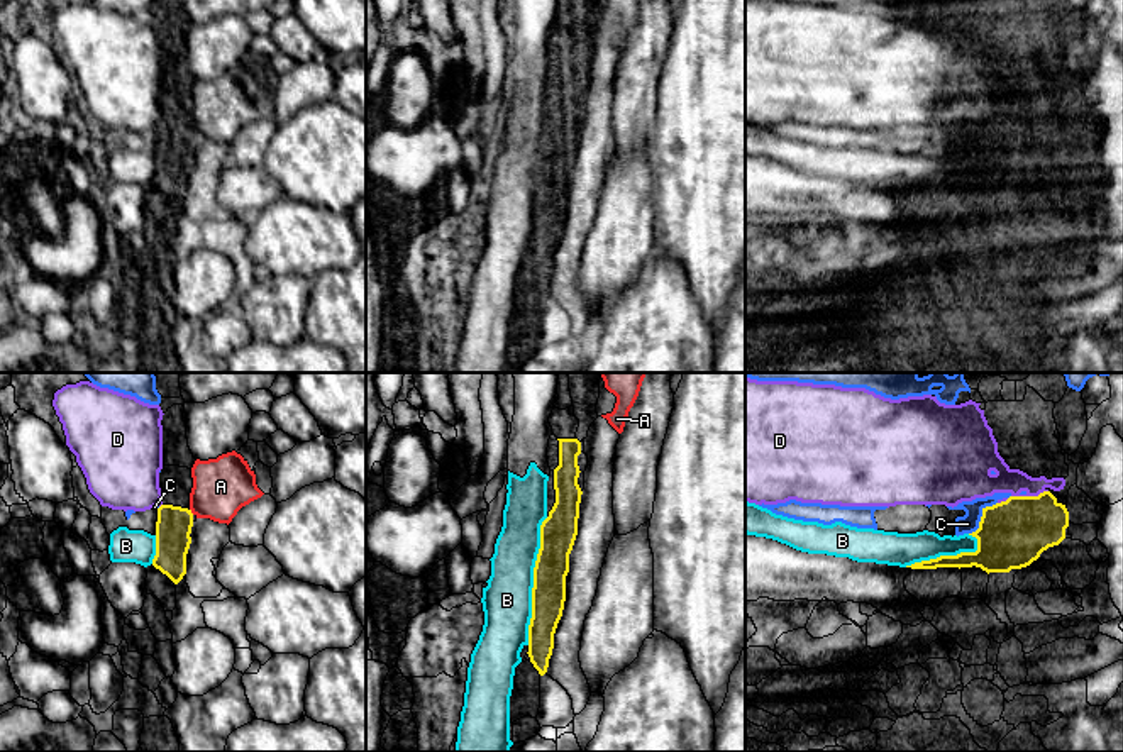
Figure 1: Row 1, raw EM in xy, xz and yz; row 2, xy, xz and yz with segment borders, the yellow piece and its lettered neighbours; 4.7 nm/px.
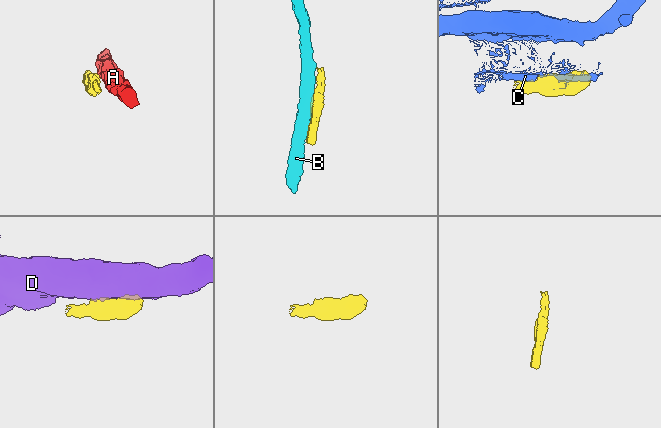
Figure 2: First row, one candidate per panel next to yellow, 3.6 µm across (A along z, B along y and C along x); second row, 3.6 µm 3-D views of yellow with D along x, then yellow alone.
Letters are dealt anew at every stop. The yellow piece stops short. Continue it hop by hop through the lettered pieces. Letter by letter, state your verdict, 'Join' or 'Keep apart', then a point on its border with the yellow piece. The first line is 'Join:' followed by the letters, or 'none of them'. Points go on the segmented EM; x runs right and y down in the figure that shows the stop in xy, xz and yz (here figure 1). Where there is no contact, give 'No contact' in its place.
Join: none of them
A: Keep apart. Touches yellow at xy (190, 512)
B: Keep apart. Touches yellow at xz (534, 581)
C: Keep apart. Touches yellow at yz (981, 517)
D: Keep apart. Touches yellow at yz (1028, 497)

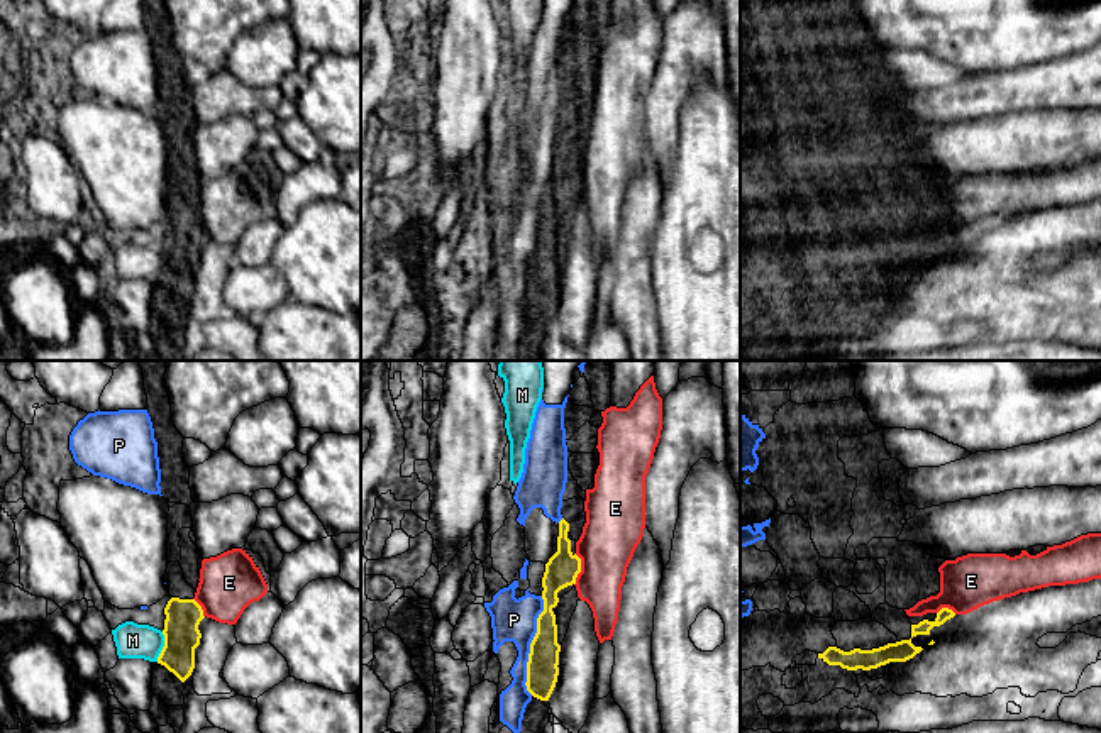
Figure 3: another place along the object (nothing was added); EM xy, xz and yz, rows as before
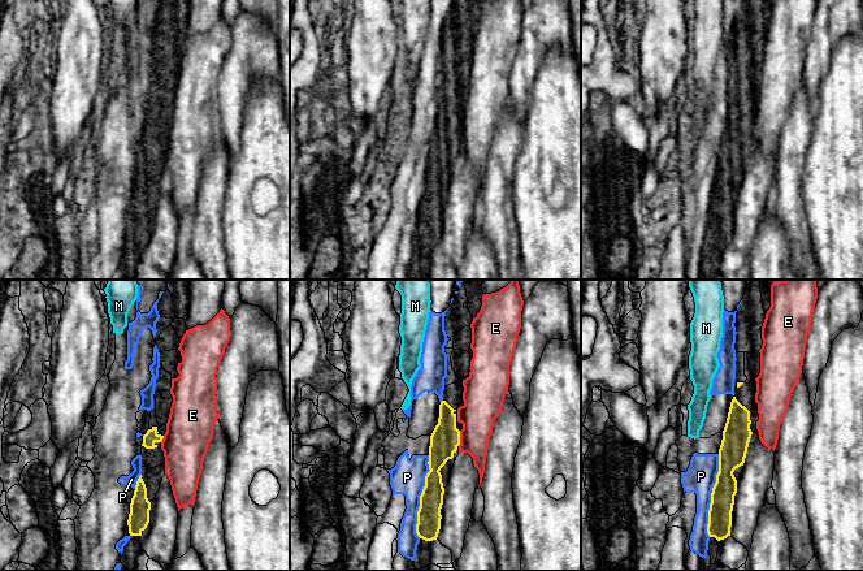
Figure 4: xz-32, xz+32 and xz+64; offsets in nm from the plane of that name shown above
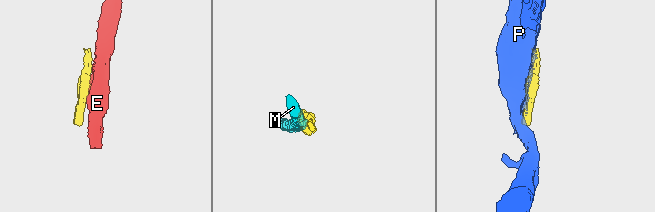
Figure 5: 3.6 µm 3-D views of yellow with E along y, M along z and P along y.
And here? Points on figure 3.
Join: none of them
E: Keep apart. Touches yellow at xz (580, 569)
M: Keep apart. Touches yellow at xy (163, 647)
P: Keep apart. Touches yellow at xz (531, 645)

